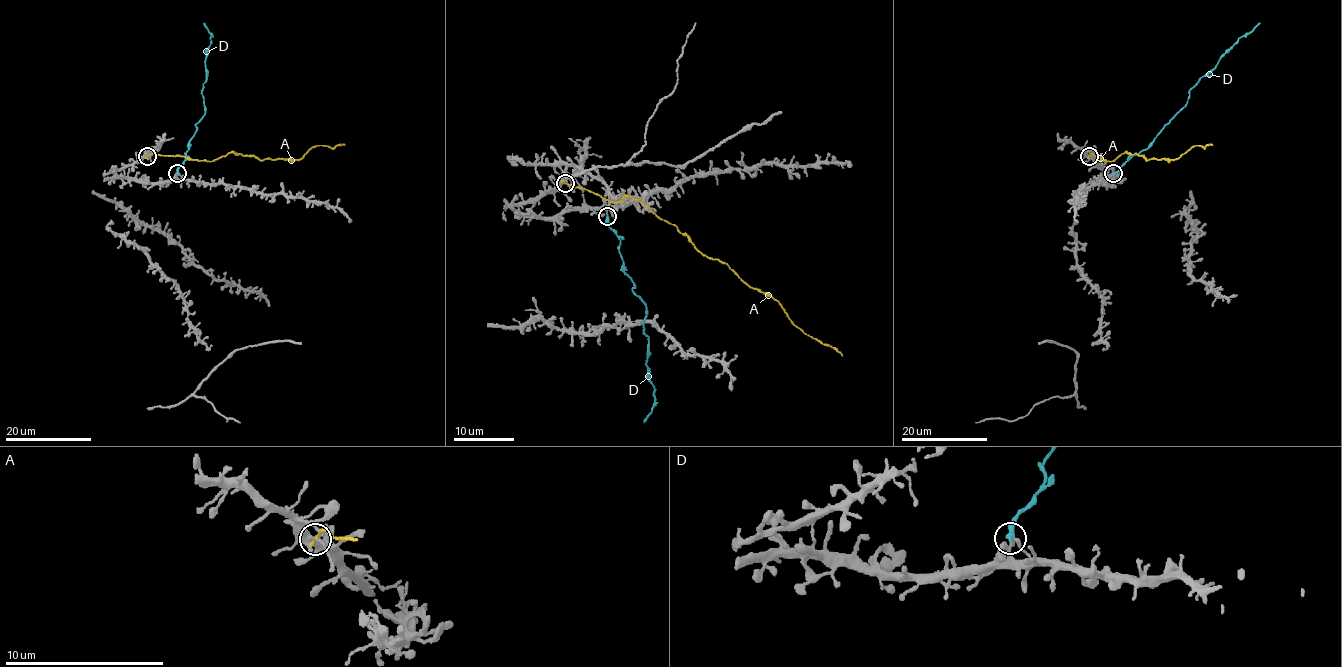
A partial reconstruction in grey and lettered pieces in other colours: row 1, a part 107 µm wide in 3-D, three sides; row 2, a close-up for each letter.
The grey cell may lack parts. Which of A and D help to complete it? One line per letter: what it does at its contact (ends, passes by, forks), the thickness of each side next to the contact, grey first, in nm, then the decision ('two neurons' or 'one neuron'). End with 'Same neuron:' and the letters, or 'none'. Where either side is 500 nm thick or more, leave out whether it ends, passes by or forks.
A: it ends | 300/240 nm | two neurons
D: it ends | 240/360 nm | two neurons
Same neuron: none

